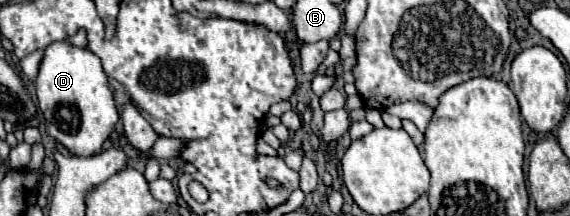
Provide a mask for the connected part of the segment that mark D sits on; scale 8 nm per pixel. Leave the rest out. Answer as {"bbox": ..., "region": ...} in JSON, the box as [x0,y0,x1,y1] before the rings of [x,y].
{"bbox":[35,41,119,157],"region":[[[63,41],[51,43],[45,49],[39,75],[35,79],[35,91],[47,121],[49,137],[77,157],[93,157],[103,151],[103,143],[113,135],[119,121],[119,109],[97,55]]]}

